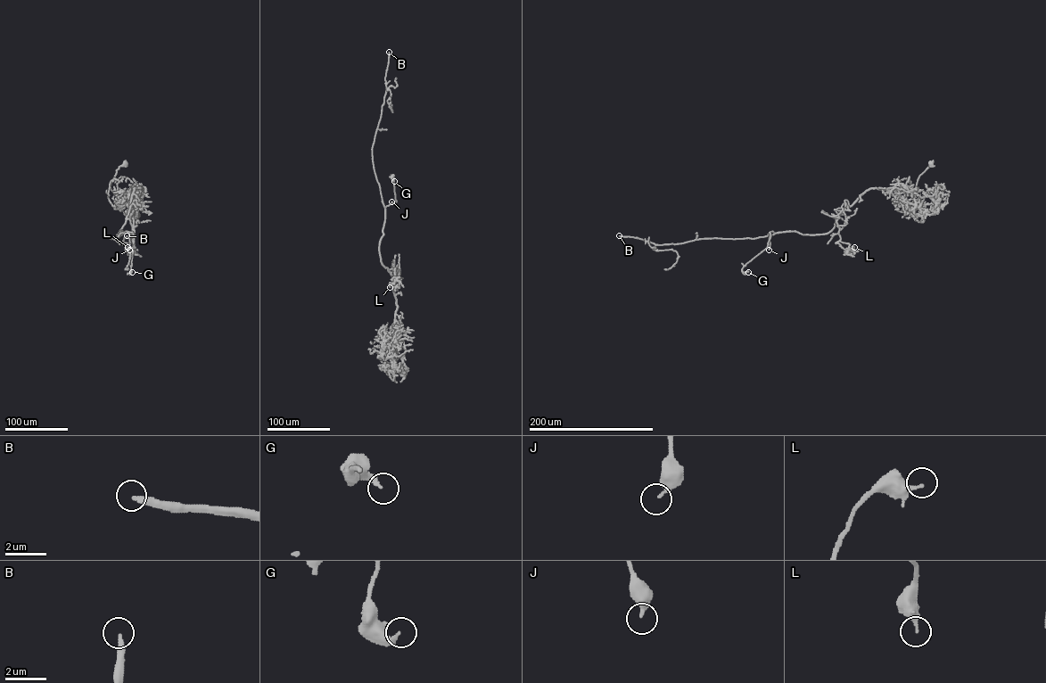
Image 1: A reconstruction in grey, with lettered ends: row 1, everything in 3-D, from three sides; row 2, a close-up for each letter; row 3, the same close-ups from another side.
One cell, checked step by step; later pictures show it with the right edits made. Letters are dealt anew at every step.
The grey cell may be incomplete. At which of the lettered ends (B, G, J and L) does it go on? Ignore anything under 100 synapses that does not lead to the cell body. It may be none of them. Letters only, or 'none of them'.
B

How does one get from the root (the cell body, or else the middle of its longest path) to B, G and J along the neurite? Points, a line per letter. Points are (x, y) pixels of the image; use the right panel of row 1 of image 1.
B: (930, 164), (914, 199), (869, 188), (827, 234), (661, 245), (619, 235)
G: (930, 164), (914, 199), (869, 188), (827, 233), (770, 231), (767, 247), (742, 268), (748, 272)
J: (930, 164), (914, 199), (869, 188), (828, 232), (770, 231), (769, 250)

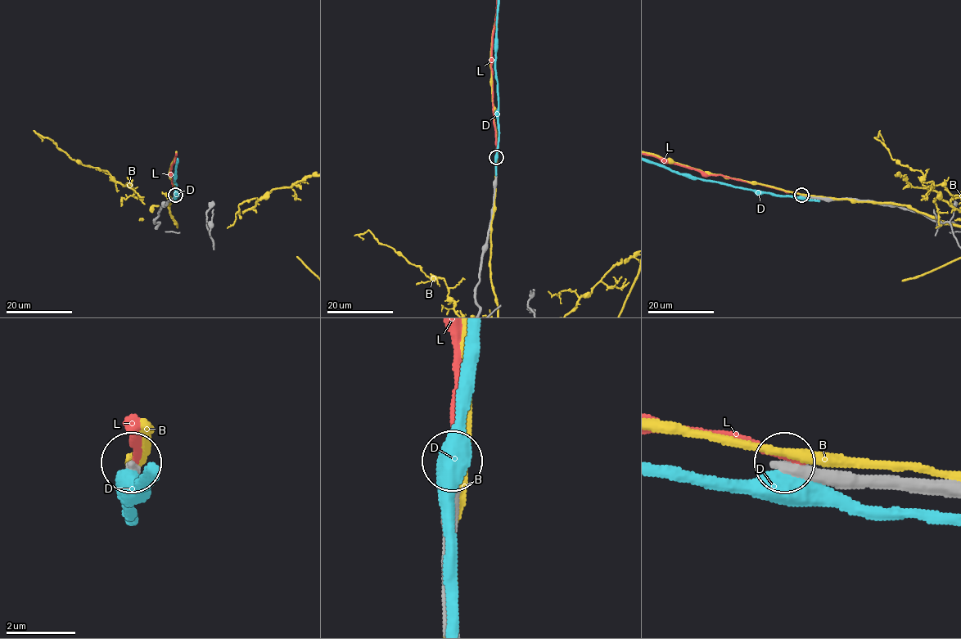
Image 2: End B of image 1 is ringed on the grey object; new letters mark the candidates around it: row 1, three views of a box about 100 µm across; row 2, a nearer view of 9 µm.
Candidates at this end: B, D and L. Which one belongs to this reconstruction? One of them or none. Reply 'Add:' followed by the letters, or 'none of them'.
Add: none of them

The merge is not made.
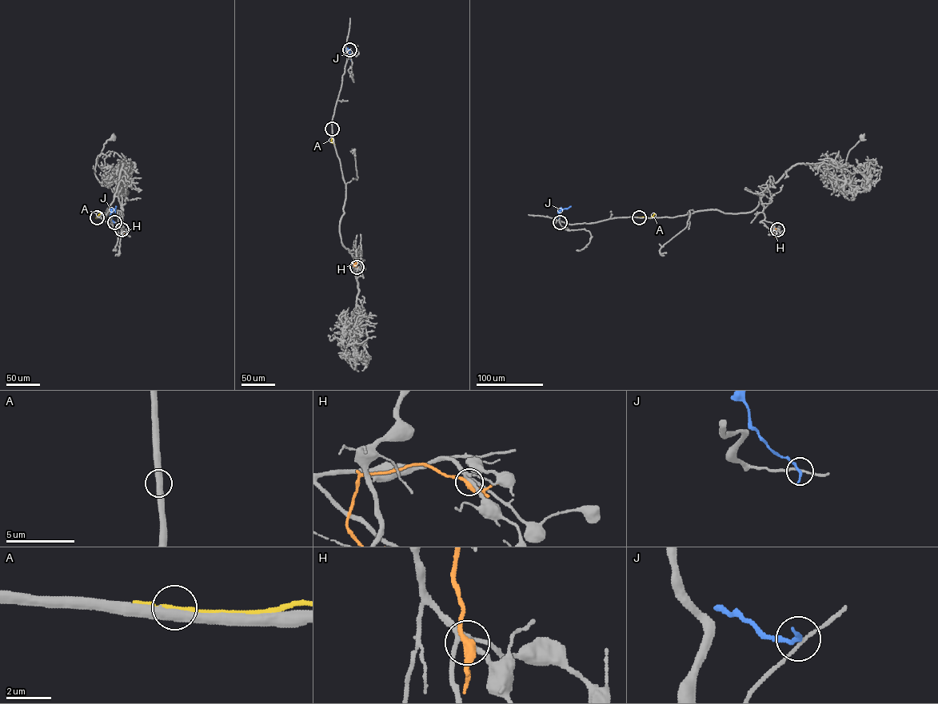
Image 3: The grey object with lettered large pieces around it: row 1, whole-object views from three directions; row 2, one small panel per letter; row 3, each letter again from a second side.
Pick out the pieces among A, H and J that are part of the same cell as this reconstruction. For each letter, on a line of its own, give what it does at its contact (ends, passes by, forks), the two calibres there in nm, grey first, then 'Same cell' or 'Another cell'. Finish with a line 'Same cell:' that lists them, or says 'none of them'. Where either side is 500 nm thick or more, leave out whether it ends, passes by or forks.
A: It passes by. Thickness 440 nm (grey) against 160 nm. Another cell
H: It passes by. Thickness 260 nm (grey) against 360 nm. Another cell
J: It ends there. Thickness 130 nm (grey) against 240 nm. Another cell
Same cell: none of them

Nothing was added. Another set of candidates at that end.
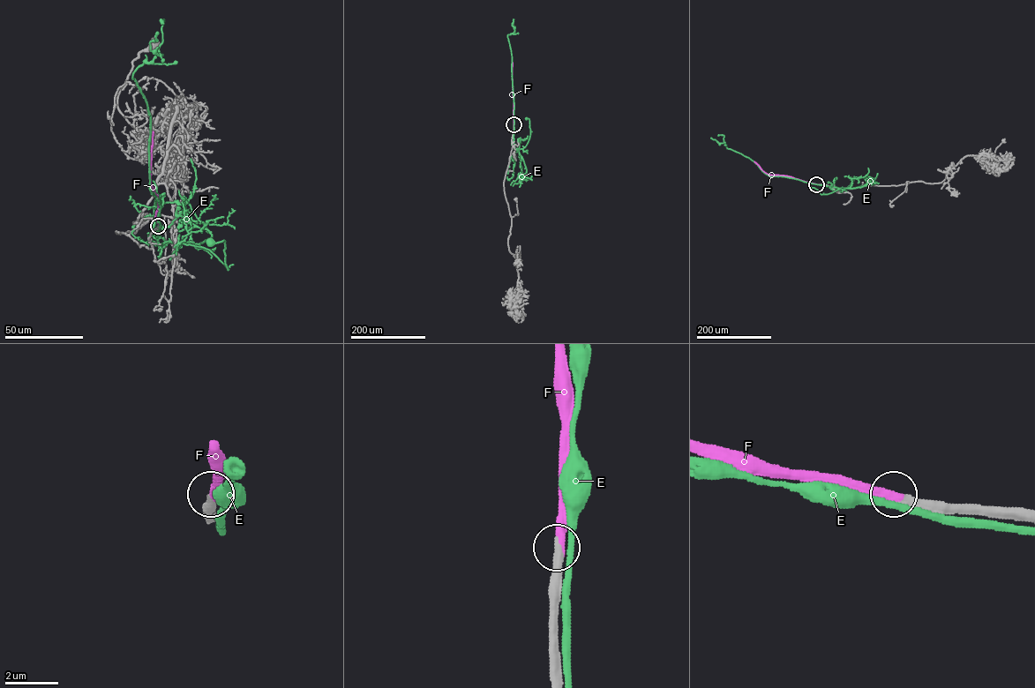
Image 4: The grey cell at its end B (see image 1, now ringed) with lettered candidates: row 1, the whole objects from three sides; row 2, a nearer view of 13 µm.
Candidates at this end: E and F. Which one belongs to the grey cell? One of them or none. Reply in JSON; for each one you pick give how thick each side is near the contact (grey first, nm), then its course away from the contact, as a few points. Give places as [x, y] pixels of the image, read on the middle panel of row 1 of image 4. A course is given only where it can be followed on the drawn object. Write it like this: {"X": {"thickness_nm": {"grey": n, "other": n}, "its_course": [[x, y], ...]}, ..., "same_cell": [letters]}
{"F": {"thickness_nm": {"grey": 360, "other": 360}, "its_course": [[513, 124], [513, 63]]}, "same_cell": ["F"]}

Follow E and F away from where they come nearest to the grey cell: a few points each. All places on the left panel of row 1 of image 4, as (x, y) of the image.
E: (159, 227), (156, 235), (159, 244), (170, 242), (208, 249), (228, 270), (225, 264), (224, 240), (209, 242)
F: (159, 227), (155, 217), (158, 201), (150, 183), (153, 131)

